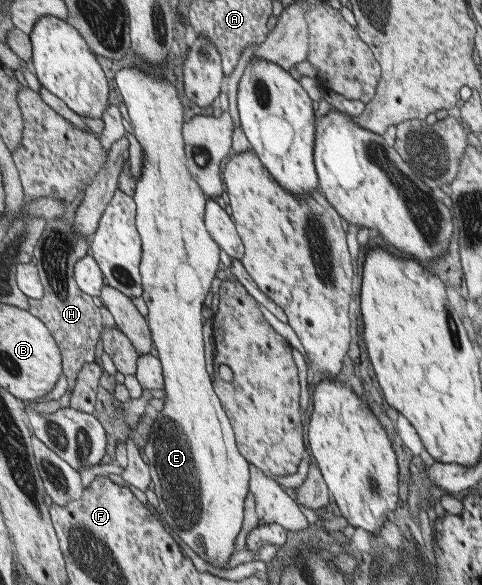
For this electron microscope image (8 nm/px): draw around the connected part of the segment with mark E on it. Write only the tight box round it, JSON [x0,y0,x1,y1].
[115,68,248,568]

